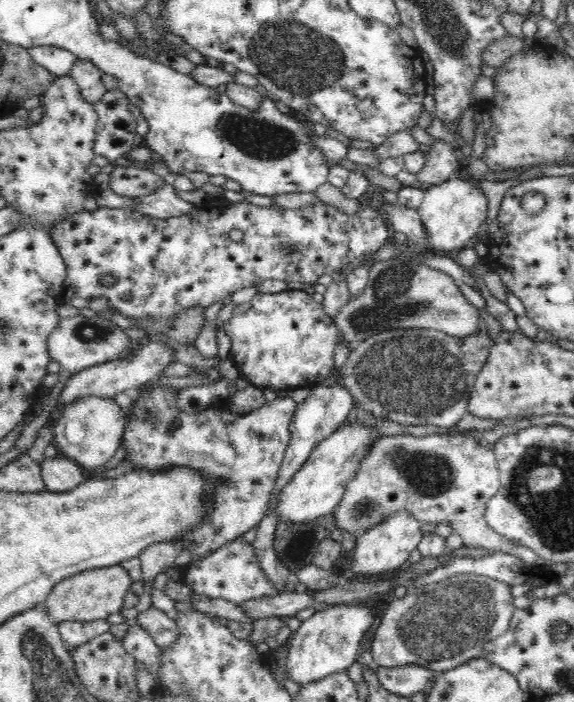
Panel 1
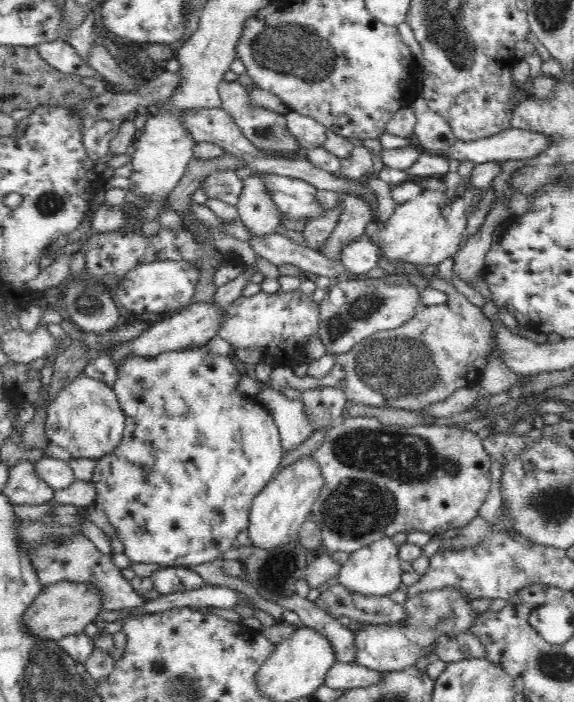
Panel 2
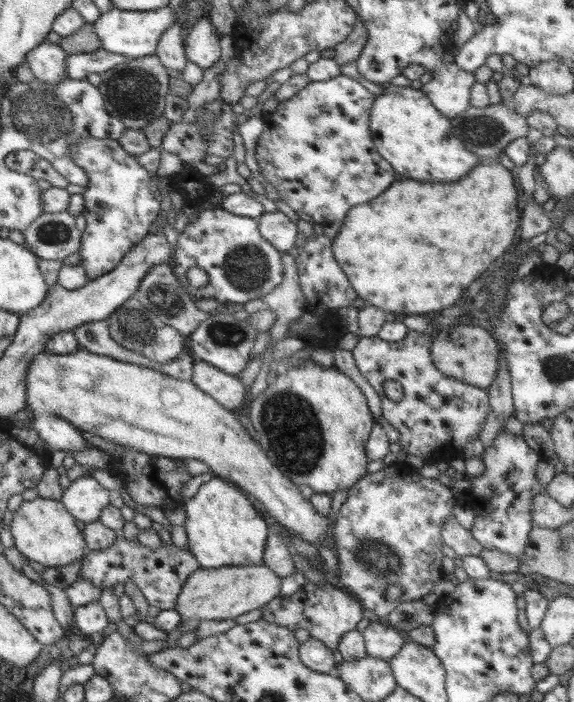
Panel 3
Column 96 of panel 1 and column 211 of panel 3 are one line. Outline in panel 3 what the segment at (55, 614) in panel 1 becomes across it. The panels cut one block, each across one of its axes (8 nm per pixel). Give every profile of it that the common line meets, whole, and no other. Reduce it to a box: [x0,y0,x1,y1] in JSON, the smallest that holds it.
[176,566,280,620]

